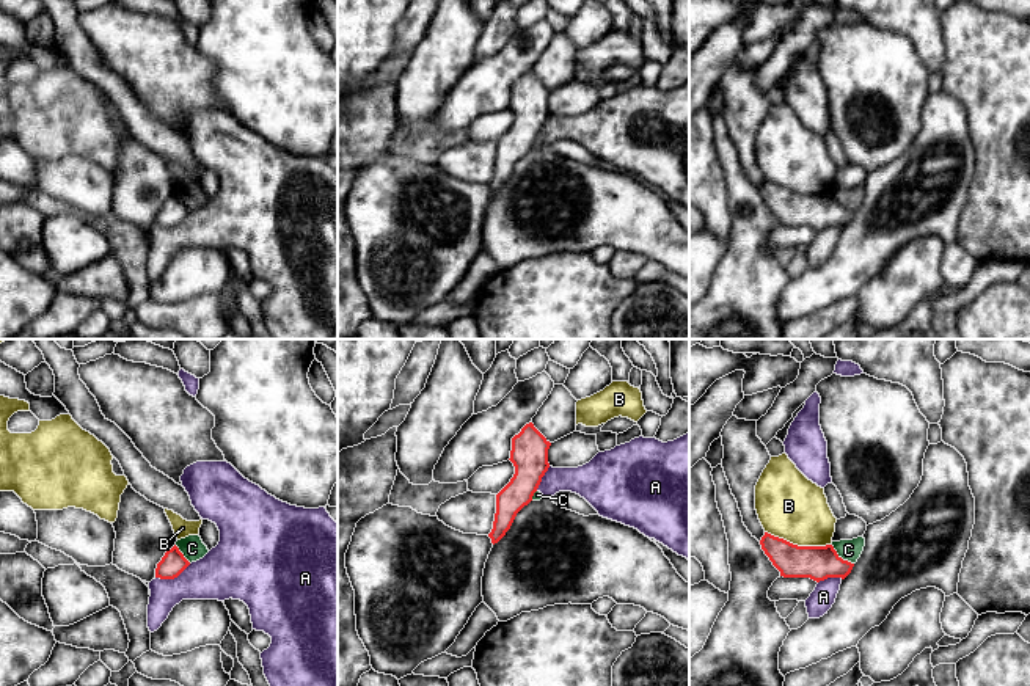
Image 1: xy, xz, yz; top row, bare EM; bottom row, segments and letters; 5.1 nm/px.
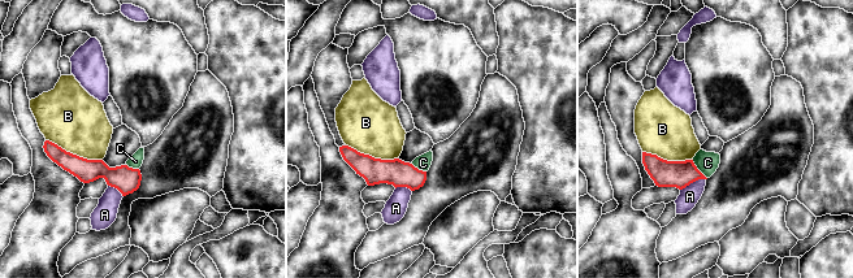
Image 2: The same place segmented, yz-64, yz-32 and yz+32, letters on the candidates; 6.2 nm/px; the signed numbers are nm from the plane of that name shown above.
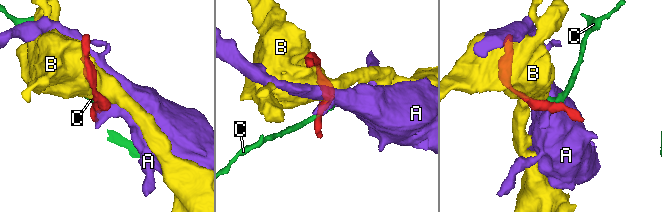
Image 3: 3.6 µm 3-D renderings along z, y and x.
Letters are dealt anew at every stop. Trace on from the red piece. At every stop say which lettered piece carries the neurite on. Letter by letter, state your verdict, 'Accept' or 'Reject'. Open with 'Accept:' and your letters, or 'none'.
Accept: none
A: Reject
B: Reject
C: Reject

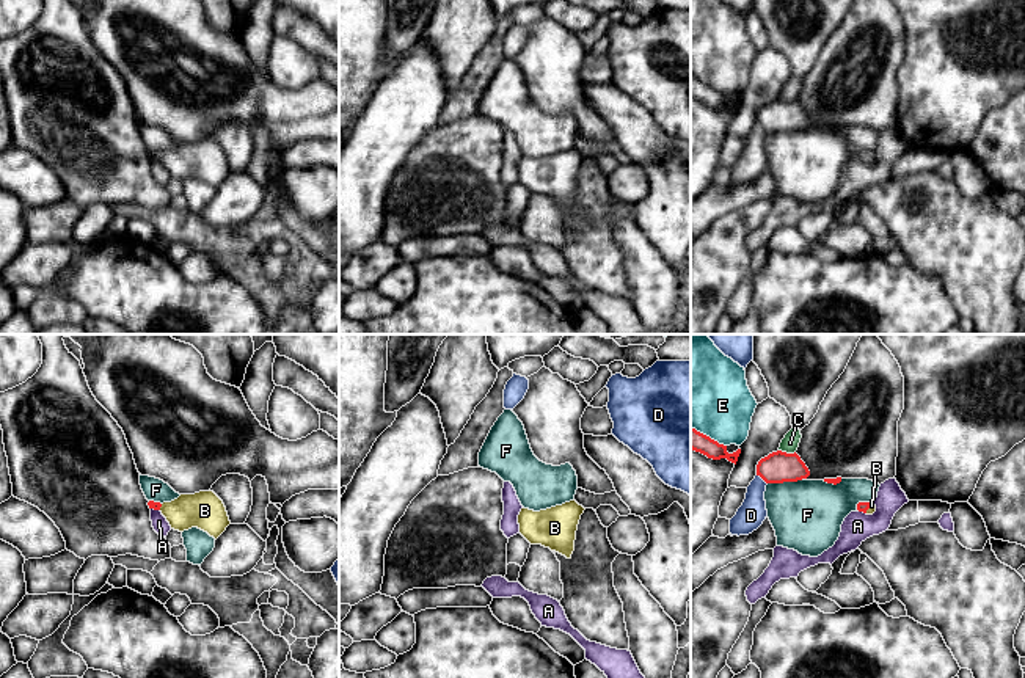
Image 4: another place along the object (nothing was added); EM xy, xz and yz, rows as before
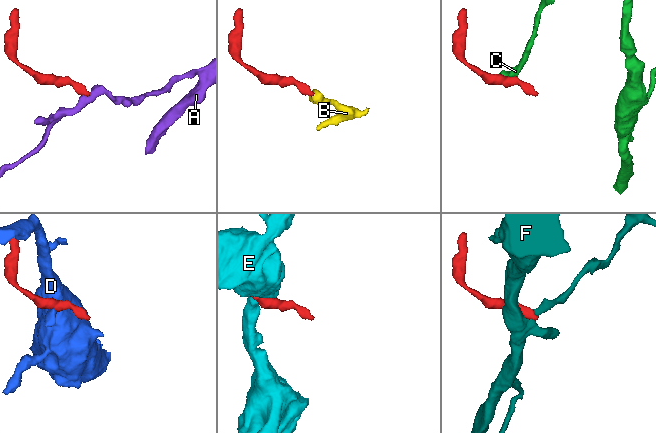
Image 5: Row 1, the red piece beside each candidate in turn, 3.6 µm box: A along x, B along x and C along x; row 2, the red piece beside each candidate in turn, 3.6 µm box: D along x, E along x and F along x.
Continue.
Accept: B
A: Reject
B: Accept
C: Reject
D: Reject
E: Reject
F: Reject

